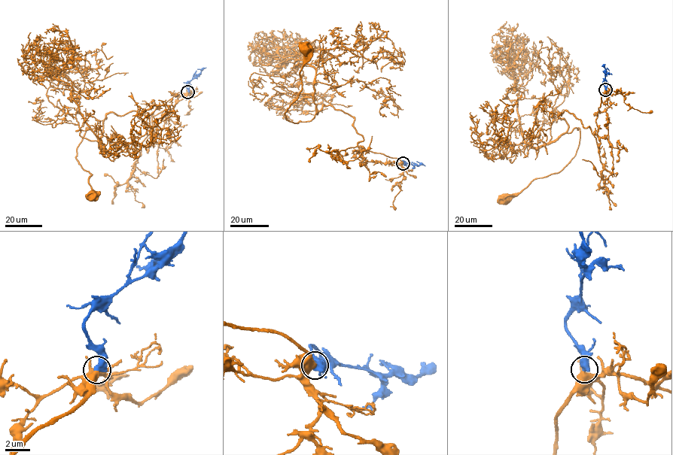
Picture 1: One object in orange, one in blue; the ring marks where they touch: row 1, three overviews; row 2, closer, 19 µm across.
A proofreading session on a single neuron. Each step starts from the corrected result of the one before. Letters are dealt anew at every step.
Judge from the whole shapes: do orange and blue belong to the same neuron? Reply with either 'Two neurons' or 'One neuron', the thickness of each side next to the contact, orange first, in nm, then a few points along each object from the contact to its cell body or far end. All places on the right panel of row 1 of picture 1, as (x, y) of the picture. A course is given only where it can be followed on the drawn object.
One neuron. Thickness 600 nm (orange) against 650 nm. Course of orange: (605, 89), (595, 134), (573, 114), (558, 112), (567, 132), (580, 128), (570, 162), (503, 198). Course of blue: (605, 89), (602, 82), (605, 77), (604, 64)

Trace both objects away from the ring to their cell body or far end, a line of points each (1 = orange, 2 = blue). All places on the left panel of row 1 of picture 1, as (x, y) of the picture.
1: (188, 92), (152, 117), (149, 134), (136, 111), (86, 128), (76, 157), (92, 195)
2: (188, 92), (186, 84), (206, 67)

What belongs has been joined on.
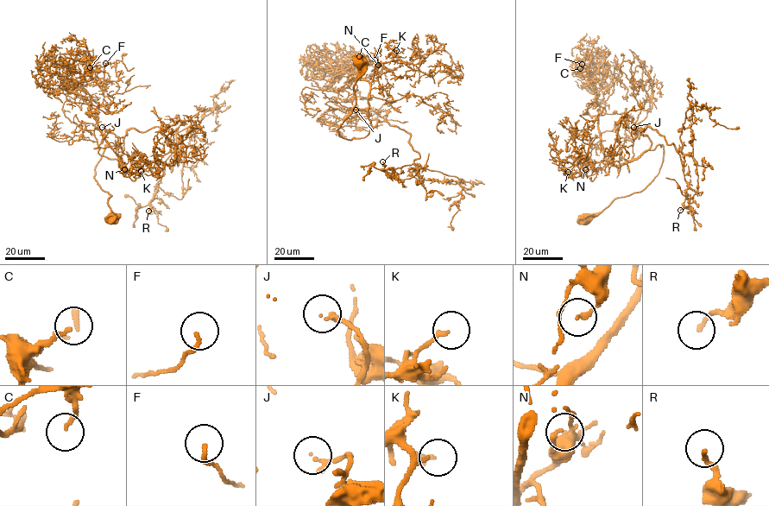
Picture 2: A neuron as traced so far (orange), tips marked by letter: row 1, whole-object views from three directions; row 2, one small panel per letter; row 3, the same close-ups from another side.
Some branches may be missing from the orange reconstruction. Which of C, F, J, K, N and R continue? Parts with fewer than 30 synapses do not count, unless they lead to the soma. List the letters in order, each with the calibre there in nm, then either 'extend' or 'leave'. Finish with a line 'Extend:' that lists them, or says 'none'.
C: calibre 140 nm; leave
F: calibre 160 nm; leave
J: calibre 160 nm; leave
K: calibre 150 nm; leave
N: calibre 160 nm; leave
R: calibre 170 nm; leave
Extend: none

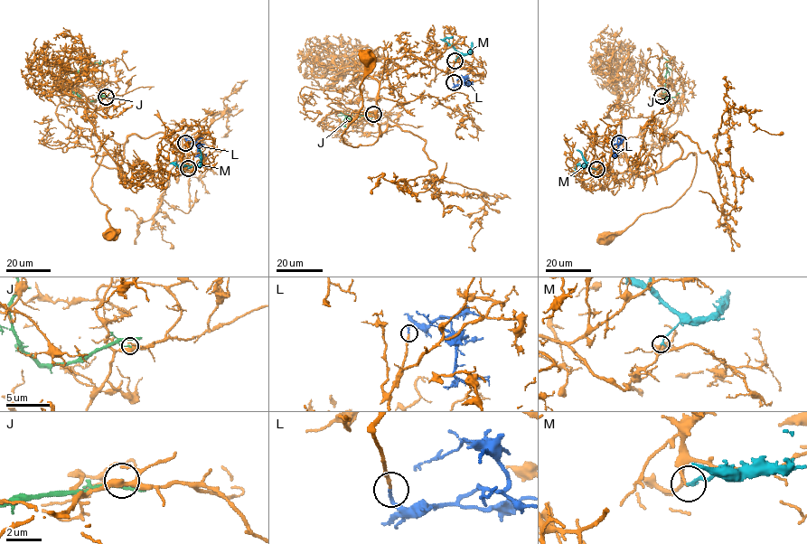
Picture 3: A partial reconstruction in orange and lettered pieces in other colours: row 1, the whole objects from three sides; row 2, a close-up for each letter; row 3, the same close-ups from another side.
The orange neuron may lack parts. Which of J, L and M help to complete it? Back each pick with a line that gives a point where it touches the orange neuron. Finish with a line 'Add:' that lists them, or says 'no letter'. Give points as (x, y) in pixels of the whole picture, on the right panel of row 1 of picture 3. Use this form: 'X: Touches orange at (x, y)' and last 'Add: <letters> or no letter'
L: Touches orange at (619, 143)
Add: L

